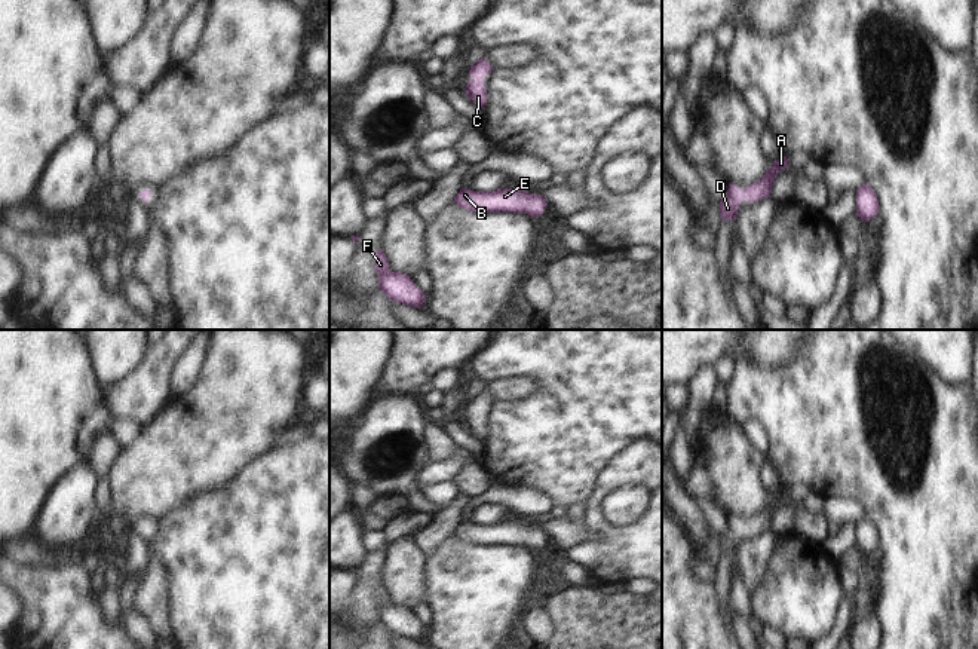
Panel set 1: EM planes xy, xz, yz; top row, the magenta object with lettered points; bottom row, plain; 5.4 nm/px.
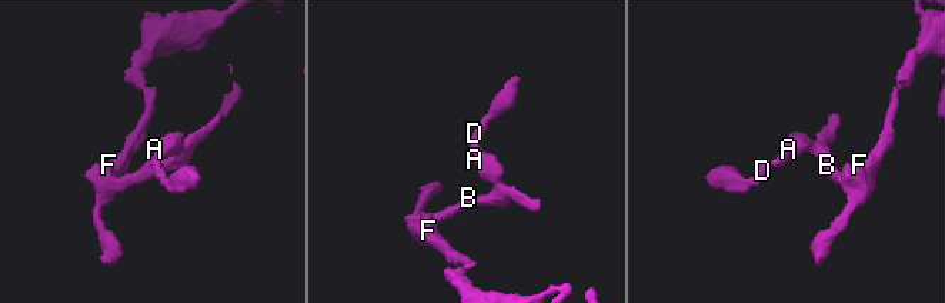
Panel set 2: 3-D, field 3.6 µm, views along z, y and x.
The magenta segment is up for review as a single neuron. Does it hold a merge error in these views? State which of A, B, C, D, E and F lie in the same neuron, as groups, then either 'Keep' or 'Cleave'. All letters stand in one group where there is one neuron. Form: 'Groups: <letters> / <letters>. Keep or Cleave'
Groups: A B C D E F. Keep

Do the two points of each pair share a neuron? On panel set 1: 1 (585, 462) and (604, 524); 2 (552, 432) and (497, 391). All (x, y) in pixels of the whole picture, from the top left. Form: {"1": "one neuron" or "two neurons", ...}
{"1": "two neurons", "2": "two neurons"}

